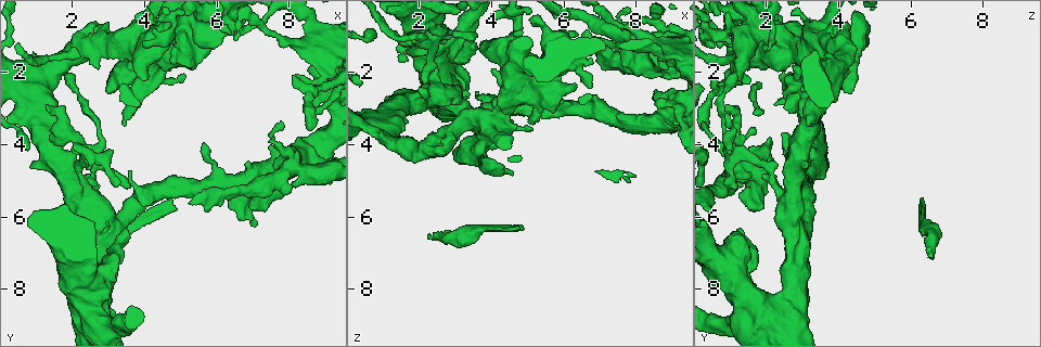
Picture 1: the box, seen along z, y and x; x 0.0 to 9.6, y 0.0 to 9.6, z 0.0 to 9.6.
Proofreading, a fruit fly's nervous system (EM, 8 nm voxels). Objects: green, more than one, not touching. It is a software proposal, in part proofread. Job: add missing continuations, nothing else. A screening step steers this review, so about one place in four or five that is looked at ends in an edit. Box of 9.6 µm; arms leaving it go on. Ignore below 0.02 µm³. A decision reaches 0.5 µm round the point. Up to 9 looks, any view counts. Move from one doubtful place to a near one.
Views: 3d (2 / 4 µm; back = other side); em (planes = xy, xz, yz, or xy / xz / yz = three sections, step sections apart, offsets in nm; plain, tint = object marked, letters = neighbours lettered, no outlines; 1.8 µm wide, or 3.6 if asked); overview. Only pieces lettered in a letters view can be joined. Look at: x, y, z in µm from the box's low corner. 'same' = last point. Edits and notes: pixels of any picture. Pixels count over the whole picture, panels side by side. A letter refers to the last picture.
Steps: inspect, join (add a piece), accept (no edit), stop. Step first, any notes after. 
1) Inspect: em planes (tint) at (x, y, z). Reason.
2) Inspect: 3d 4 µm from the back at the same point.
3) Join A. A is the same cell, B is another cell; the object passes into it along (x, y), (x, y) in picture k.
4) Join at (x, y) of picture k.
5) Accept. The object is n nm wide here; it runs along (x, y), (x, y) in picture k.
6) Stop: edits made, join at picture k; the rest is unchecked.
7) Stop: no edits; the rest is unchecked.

Inspect: em xz step 4 (letters) at (4.75, 5.55, 6.35).

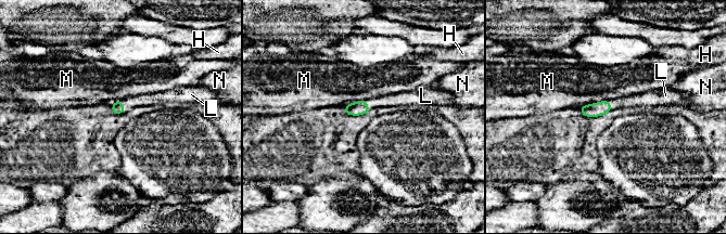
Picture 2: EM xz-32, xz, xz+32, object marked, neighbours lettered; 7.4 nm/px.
Inspect: em planes (letters) at the same point.

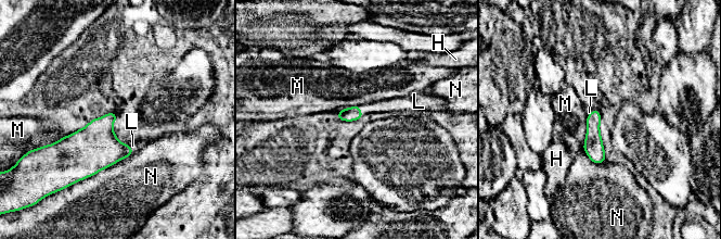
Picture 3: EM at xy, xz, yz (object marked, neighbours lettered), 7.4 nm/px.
Join L. L is the same cell, H, M and N are other cells; the object passes into it along (353, 113), (360, 111), (388, 105) in picture 3; it goes on there.

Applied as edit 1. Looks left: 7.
Inspect: em 3.6 µm planes (plain) at (2.45, 5.45, 2.50). Sudden change in width.

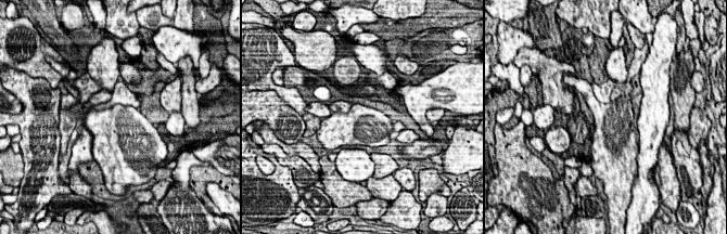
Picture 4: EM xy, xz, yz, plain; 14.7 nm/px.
Inspect: em 3.6 µm planes (tint) at the same point.

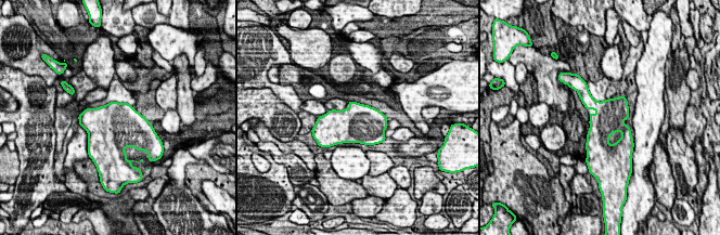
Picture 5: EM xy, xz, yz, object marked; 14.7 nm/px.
Inspect: em 3.6 µm planes (letters) at the same point.

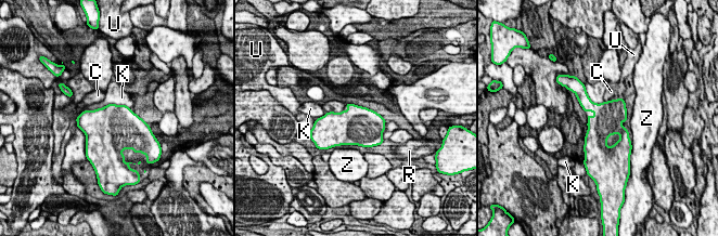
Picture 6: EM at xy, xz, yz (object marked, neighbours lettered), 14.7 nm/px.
Accept. The longest contact is with K, 850 nm; C, K, R, U and Z are other cells; no lettered piece goes on from it.

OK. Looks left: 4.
Inspect: em yz step 16 (letters) at (2.00, 1.30, 1.00). Free end.

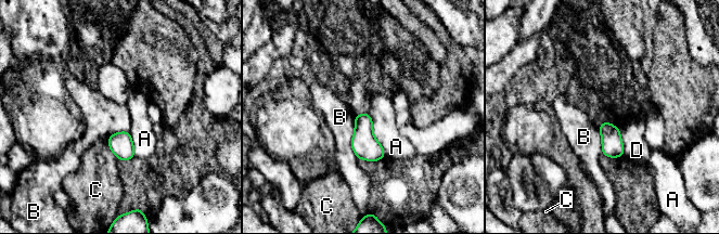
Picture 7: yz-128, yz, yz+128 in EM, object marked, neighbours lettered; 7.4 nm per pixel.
Inspect: em planes (letters) at the same point. Another direction.

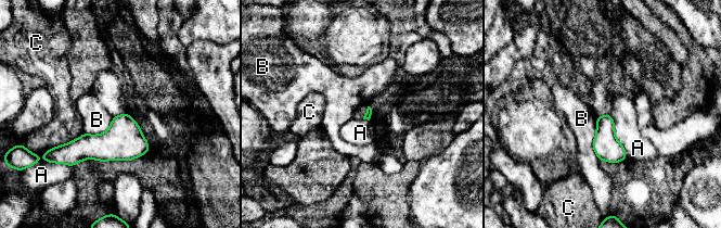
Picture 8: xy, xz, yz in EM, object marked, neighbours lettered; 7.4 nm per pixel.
Accept. A, B and C are other cells; no lettered piece goes on from it.

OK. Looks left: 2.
Inspect: 3d 2 µm at (2.30, 7.15, 6.50). Free end.

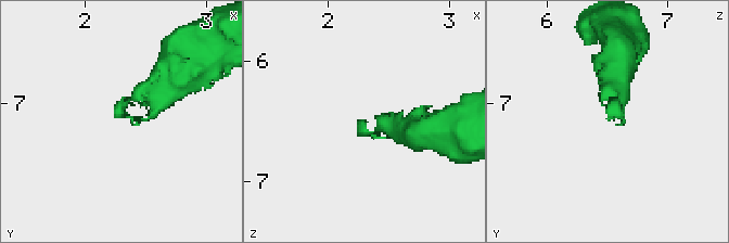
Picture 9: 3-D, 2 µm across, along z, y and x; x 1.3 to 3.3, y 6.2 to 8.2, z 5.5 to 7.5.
Inspect: em planes (letters) at (2.28, 7.12, 6.50).

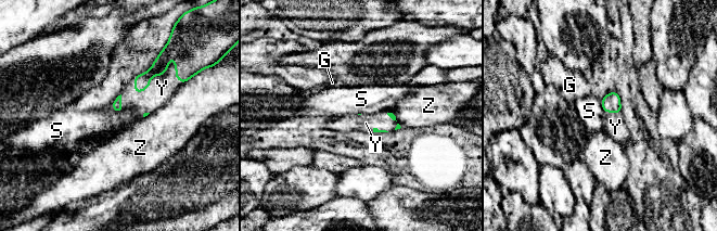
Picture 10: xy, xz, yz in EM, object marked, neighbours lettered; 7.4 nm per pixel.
Join Y. Y is the same cell, G, S and Z are other cells; the object passes into it along (184, 67), (152, 76), (162, 88) in picture 10; it goes on there.

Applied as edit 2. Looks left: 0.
Stop: edits made, join at picture 3, join at picture 10; the rest is unchecked.

